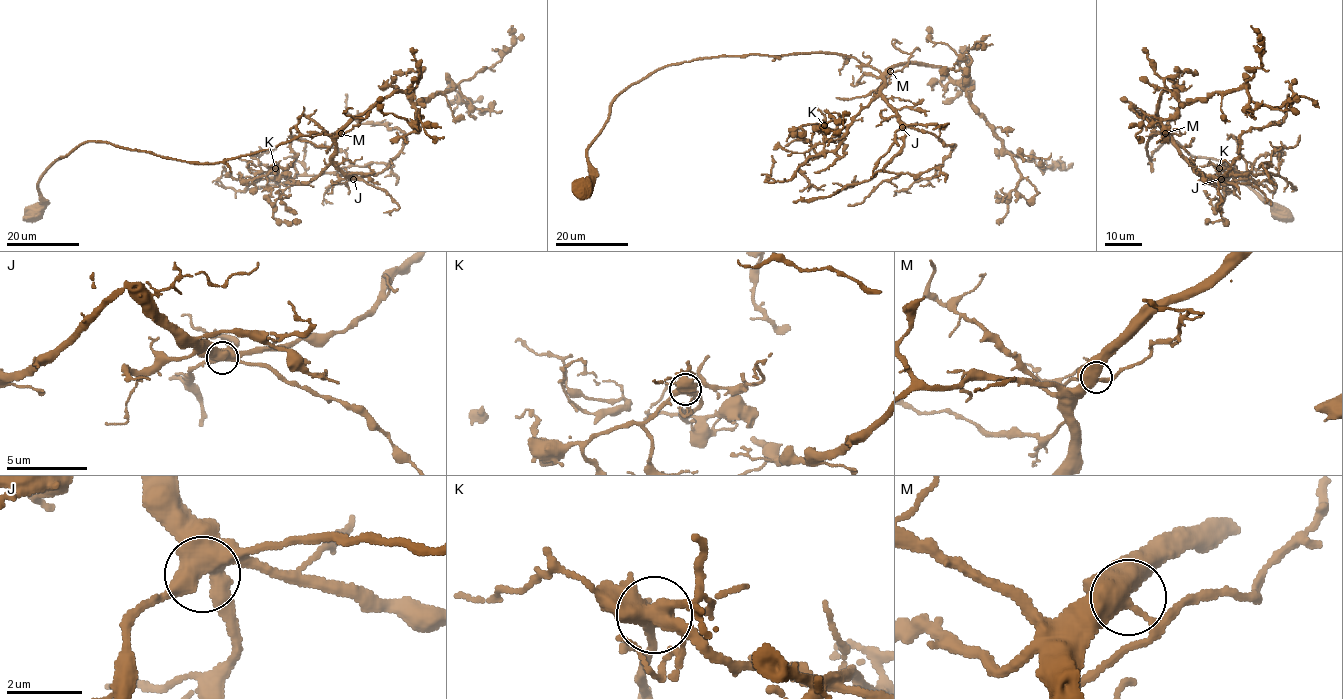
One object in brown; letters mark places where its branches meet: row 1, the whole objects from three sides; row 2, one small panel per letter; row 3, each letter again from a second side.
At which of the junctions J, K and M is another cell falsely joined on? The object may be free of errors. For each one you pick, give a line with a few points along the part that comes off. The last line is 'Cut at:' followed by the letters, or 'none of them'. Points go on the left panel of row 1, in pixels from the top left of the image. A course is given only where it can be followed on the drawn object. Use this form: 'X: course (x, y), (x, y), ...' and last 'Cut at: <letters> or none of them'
K: course (275, 168), (266, 176), (271, 191), (269, 198), (273, 206), (273, 217), (291, 222), (301, 220)
Cut at: K

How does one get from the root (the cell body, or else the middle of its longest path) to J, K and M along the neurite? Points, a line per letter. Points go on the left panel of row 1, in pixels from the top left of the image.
J: (36, 212), (39, 178), (87, 141), (218, 163), (300, 136), (330, 134), (332, 160), (353, 179)
K: (36, 212), (39, 178), (87, 141), (218, 163), (300, 136), (333, 138), (334, 157), (307, 183), (275, 168)
M: (36, 212), (39, 178), (87, 141), (218, 163), (300, 136), (341, 133)

